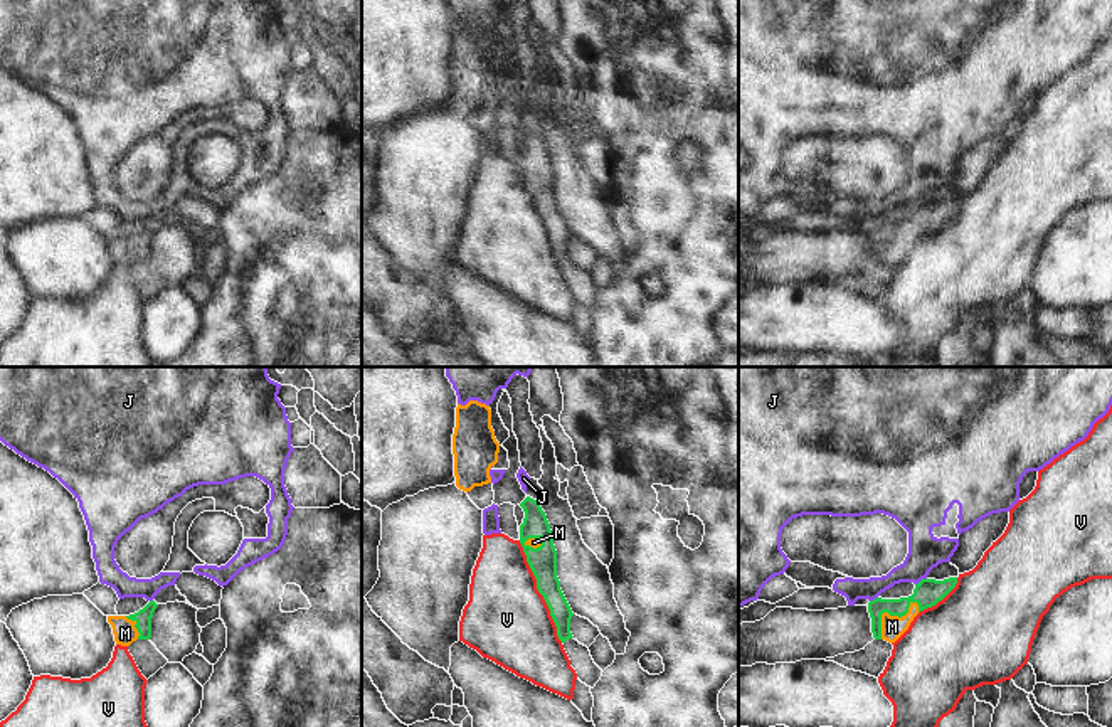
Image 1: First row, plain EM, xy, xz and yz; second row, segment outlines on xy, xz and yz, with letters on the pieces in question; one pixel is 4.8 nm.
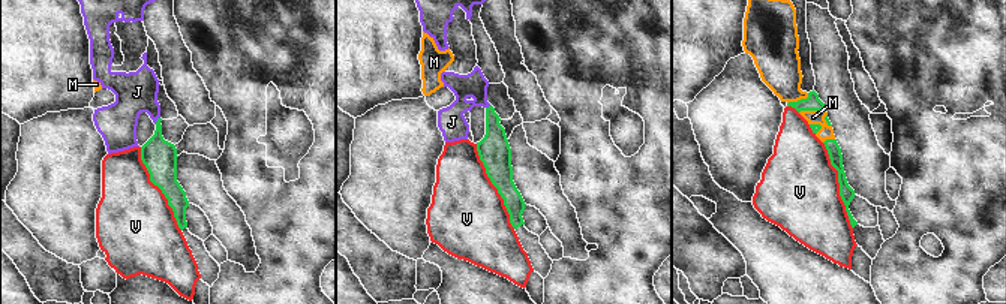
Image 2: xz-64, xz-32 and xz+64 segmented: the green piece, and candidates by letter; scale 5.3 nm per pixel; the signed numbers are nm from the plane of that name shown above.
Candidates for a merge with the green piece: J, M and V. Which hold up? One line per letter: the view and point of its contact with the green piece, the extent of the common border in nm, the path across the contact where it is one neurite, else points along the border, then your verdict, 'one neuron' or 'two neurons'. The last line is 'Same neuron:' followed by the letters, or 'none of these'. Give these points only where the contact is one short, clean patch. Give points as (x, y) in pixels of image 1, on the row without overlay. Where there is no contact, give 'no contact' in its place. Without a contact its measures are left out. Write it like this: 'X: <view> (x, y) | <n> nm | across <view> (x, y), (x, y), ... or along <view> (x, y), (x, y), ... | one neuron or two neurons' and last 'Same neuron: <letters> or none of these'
J: yz (922, 202) | 70 nm | along yz (926, 201), (916, 207) | two neurons
M: yz (890, 238) | 260 nm | across yz (927, 216), (900, 236), (890, 238), (892, 249) | one neuron
V: xz (539, 214) | 550 nm | two neurons
Same neuron: M

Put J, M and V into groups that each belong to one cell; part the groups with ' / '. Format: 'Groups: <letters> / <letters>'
Groups: J / M / V

